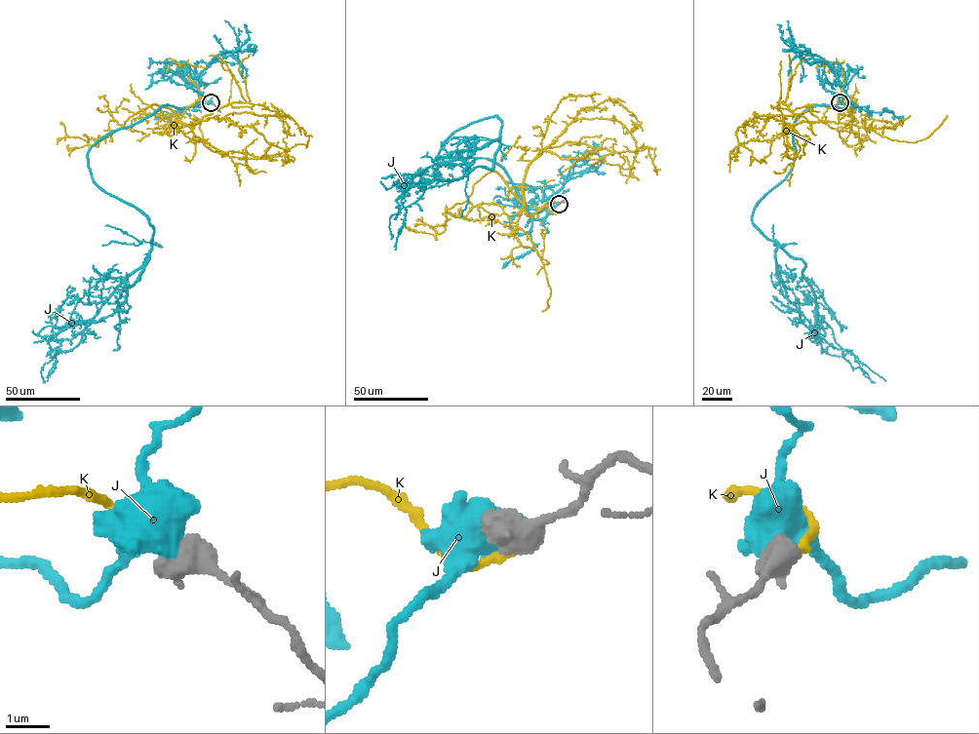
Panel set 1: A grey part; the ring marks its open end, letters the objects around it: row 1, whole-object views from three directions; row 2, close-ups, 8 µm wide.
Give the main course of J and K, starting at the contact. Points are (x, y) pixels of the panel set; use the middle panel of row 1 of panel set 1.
J: (559, 203), (535, 218), (499, 166), (436, 160), (452, 134), (492, 116), (493, 166), (406, 188), (395, 250)
K: (559, 204), (528, 215), (525, 170), (579, 118), (619, 121), (637, 148), (647, 146), (654, 166)

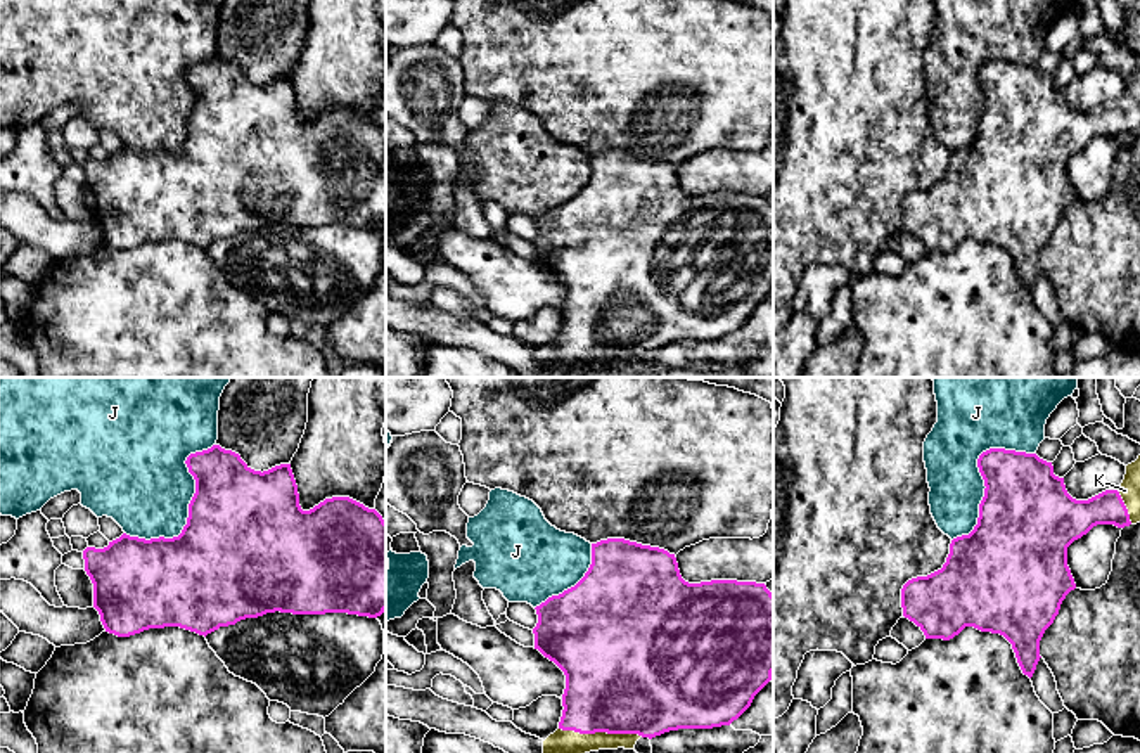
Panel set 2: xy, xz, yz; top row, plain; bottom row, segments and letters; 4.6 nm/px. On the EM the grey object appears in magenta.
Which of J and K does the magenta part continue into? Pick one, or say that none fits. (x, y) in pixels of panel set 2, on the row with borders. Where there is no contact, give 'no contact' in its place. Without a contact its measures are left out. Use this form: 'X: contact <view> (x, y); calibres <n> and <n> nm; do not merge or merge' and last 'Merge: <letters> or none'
J: contact xy (189, 508); calibres 500 and 440 nm; do not merge
K: contact xz (601, 731); calibres 500 and 110 nm; merge
Merge: K

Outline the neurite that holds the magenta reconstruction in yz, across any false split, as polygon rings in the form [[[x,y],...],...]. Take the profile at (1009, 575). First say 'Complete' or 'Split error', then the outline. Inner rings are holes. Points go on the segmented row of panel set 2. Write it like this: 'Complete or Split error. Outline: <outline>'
Split error. Outline: [[[989,448],[977,459],[984,479],[984,497],[979,504],[977,525],[969,535],[951,540],[950,554],[941,570],[908,580],[901,589],[903,616],[913,621],[925,639],[950,640],[965,627],[1003,635],[1015,653],[1024,675],[1033,677],[1040,661],[1040,640],[1059,615],[1066,595],[1076,589],[1067,566],[1067,547],[1097,525],[1124,528],[1140,523],[1140,455],[1126,466],[1118,490],[1105,490],[1088,500],[1073,499],[1064,478],[1054,474],[1052,462],[1036,454]]]

